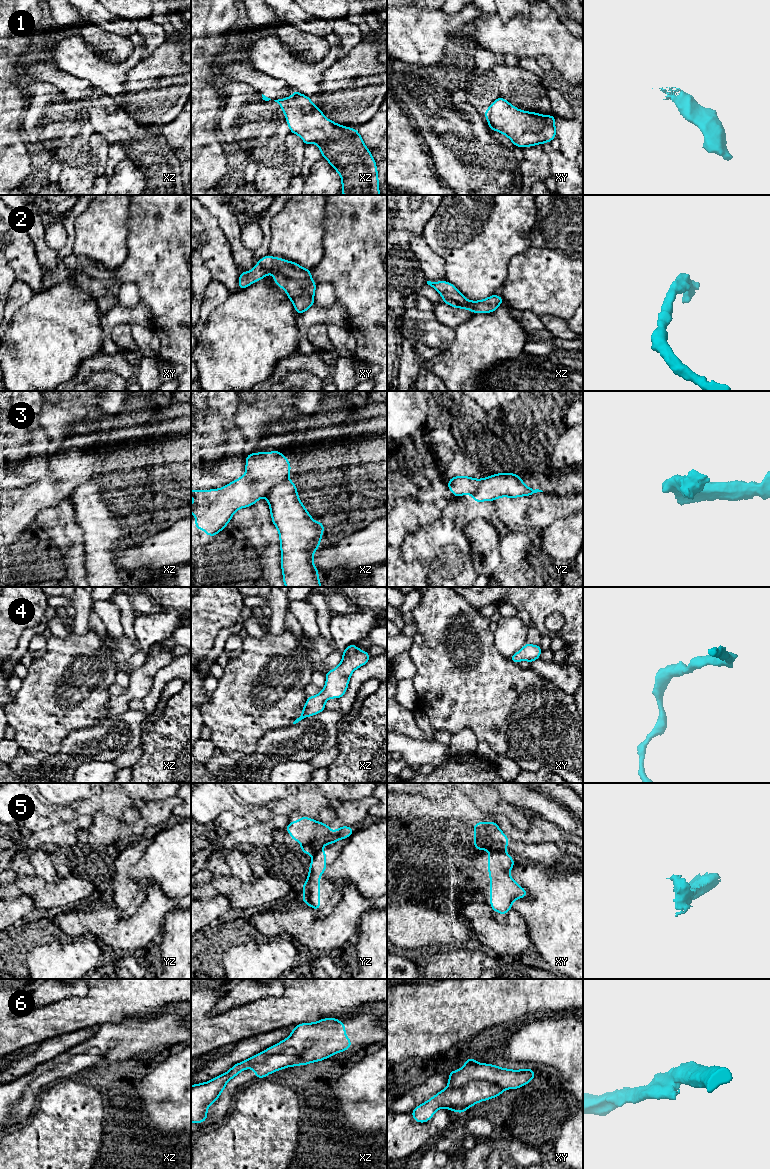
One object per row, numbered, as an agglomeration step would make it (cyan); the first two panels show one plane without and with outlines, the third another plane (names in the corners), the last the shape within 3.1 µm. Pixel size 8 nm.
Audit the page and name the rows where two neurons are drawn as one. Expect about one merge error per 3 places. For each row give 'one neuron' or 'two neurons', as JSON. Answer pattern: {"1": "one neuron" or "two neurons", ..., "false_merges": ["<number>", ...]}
{"1": "one neuron", "2": "one neuron", "3": "two neurons", "4": "one neuron", "5": "two neurons", "6": "two neurons", "false_merges": ["3", "5", "6"]}

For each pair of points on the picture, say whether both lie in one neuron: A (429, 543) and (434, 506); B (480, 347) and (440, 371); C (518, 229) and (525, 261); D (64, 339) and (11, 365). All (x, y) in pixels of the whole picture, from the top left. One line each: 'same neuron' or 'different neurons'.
A: different neurons
B: same neuron
C: different neurons
D: same neuron

